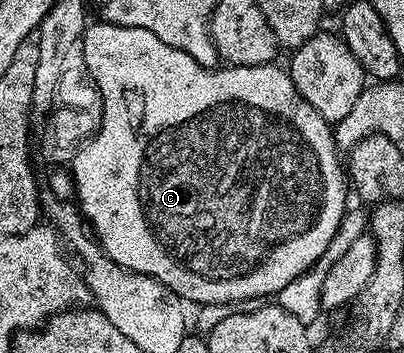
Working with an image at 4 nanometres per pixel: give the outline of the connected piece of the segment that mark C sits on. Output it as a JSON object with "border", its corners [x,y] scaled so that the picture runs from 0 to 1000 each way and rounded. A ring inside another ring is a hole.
{"border":[[[260,62],[240,65],[225,65],[215,76],[213,93],[203,99],[203,116],[208,119],[208,176],[218,187],[218,198],[228,210],[228,221],[252,269],[252,351],[243,363],[240,380],[215,408],[205,408],[200,419],[186,428],[178,445],[178,467],[183,465],[183,476],[178,473],[178,496],[188,535],[191,586],[198,592],[205,615],[218,626],[220,643],[228,649],[245,697],[262,714],[262,725],[277,742],[292,745],[322,771],[379,782],[403,802],[406,810],[428,822],[453,853],[468,856],[470,861],[475,856],[480,867],[498,867],[502,861],[587,864],[592,858],[589,850],[629,850],[619,856],[639,856],[651,844],[686,841],[688,827],[703,822],[703,810],[713,810],[713,799],[743,788],[743,776],[752,776],[765,759],[780,756],[790,745],[787,734],[800,734],[807,725],[812,686],[822,686],[822,674],[837,660],[837,643],[847,637],[849,623],[859,620],[861,612],[861,598],[856,601],[861,499],[851,484],[849,456],[847,465],[837,456],[842,422],[827,402],[819,343],[807,340],[792,323],[782,323],[782,312],[772,312],[772,300],[762,300],[757,280],[733,255],[715,201],[705,190],[688,193],[691,184],[686,178],[646,181],[644,187],[542,187],[535,193],[507,193],[488,181],[465,153],[455,153],[455,142],[436,142],[426,130],[416,130],[416,119],[396,119],[396,108],[386,108],[386,96],[366,96],[366,85],[337,85],[317,74],[287,74],[285,68],[265,68]]]}

